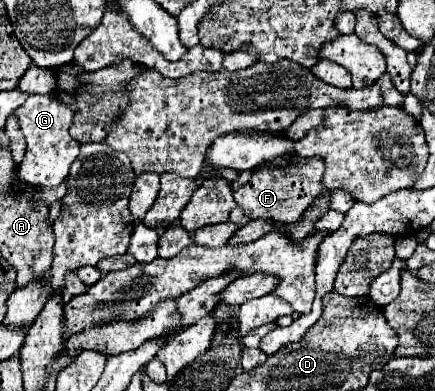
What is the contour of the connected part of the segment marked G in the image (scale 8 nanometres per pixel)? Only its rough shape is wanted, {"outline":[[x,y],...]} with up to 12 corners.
{"outline":[[54,93],[16,109],[28,143],[18,175],[58,187],[80,151]]}

